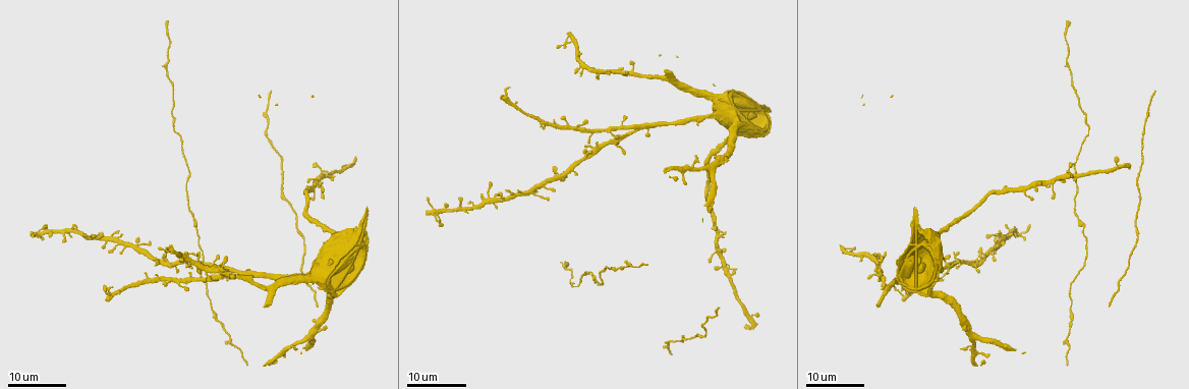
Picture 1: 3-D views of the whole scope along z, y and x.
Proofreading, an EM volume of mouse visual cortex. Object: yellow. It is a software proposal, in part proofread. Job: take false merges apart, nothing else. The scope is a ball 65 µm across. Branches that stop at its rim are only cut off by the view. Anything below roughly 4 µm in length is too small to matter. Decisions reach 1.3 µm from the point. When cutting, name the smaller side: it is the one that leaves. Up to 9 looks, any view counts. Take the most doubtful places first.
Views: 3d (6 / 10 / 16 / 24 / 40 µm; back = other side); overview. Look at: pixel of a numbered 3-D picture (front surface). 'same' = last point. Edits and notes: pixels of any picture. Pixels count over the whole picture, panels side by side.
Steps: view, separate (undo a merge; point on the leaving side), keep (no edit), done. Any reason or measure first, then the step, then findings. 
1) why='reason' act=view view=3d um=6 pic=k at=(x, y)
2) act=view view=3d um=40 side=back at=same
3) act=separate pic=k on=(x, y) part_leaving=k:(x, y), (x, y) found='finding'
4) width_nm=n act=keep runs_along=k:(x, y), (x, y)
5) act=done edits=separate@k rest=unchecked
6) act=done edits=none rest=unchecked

act=view view=3d um=16 pic=1 at=(636, 128)

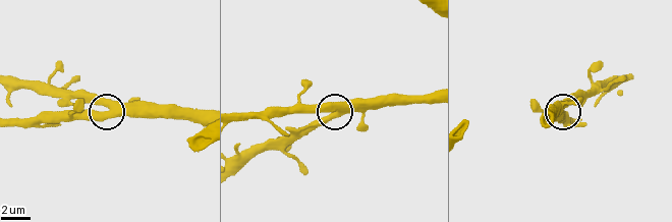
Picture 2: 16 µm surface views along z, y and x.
why='closer look' act=view view=3d um=6 pic=2 at=(107, 104)

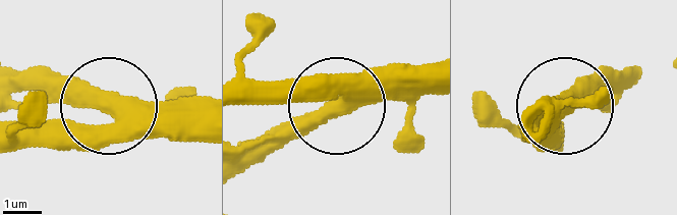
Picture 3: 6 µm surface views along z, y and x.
act=keep found='continuous, no second neuron'

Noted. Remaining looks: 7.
why='narrows sharply' act=view view=3d um=24 pic=1 at=(1075, 182)

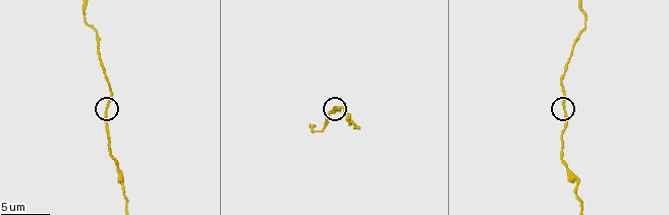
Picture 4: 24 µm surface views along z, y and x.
act=view view=3d um=6 pic=4 at=(105, 111)

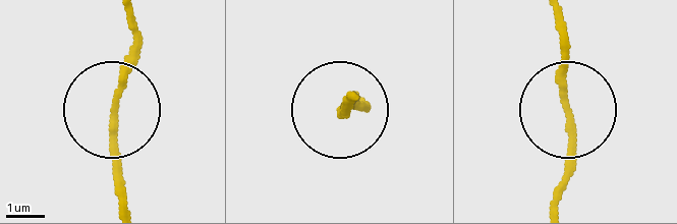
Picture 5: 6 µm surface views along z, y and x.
act=keep runs_along=5:(558, 201), (567, 171), (567, 29) found='all the same neuron'

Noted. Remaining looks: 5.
why='a narrow waist' act=view view=3d um=10 pic=4 at=(360, 127)

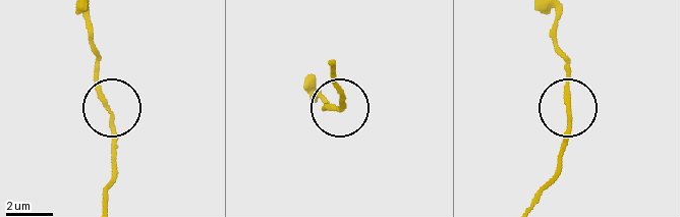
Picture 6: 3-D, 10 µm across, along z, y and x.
act=keep runs_along=6:(108, 201), (113, 137), (96, 51) found='continuous, no second neuron'

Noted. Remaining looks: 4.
act=view view=3d um=24 pic=1 at=(1137, 173)

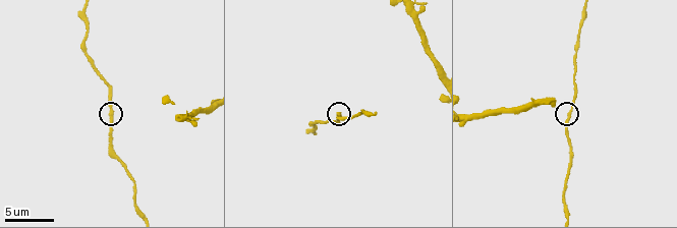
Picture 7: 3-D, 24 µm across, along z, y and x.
act=view view=3d um=10 pic=7 at=(572, 111)

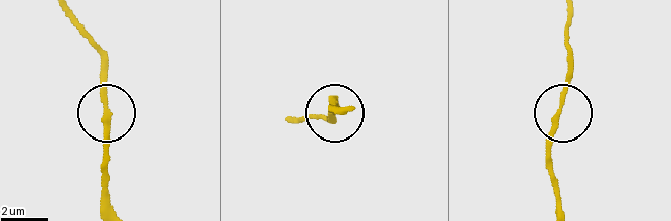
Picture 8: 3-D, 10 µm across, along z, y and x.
act=view view=3d um=6 pic=8 at=(105, 115)

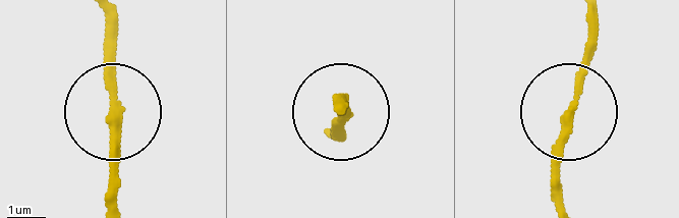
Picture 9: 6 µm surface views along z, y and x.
width_nm=220 act=keep found='all the same neuron'

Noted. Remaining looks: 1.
act=done edits=none rest=unchecked

